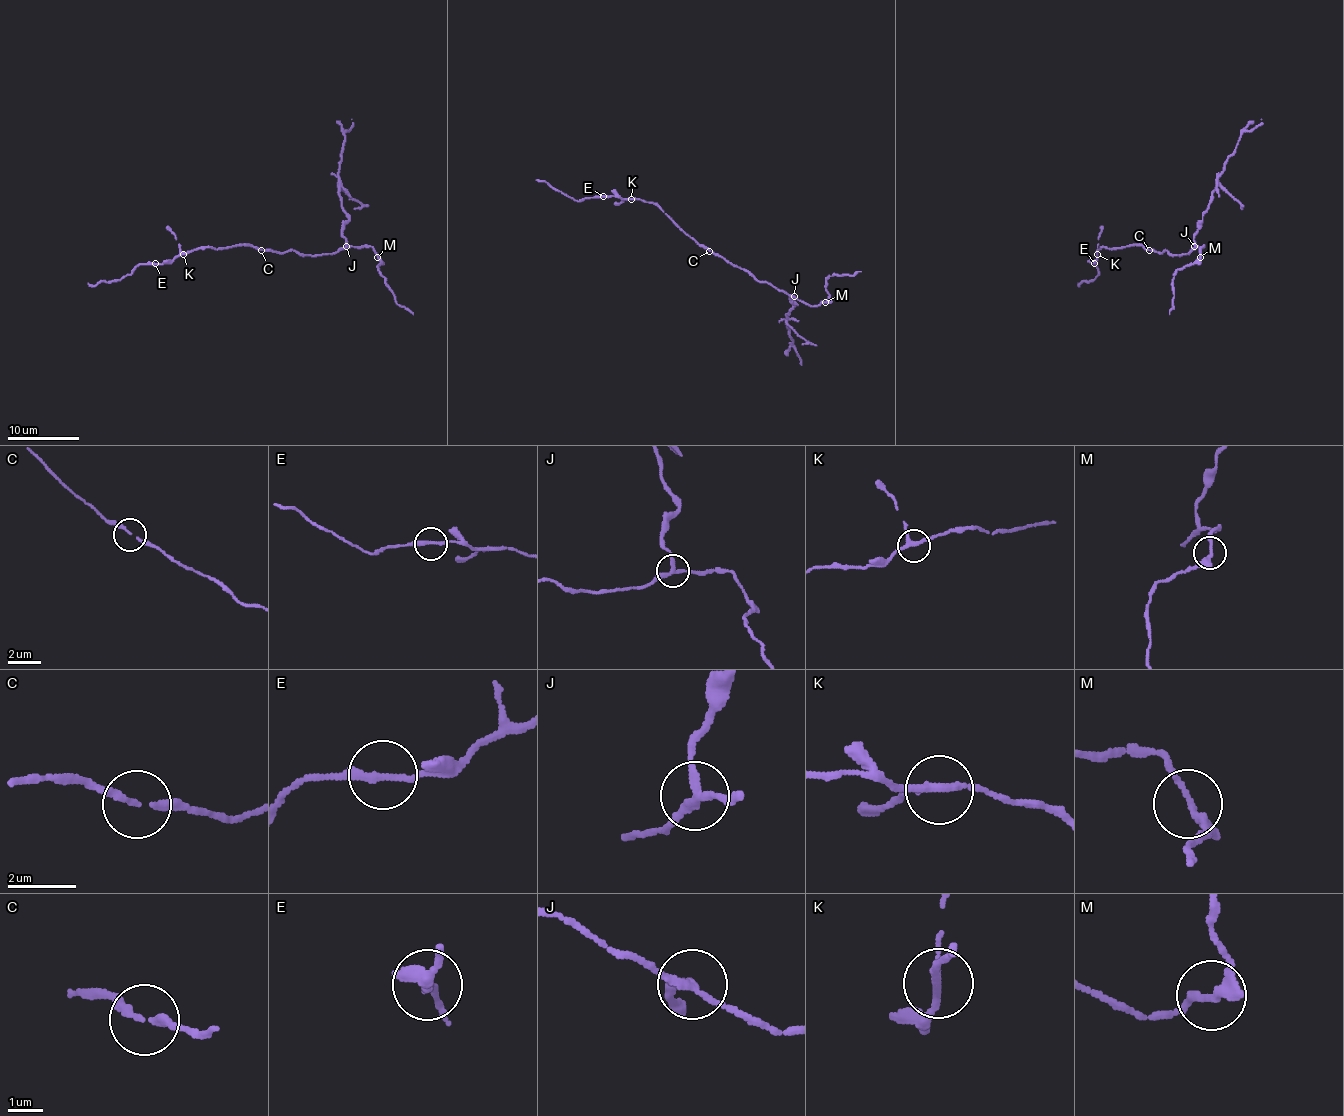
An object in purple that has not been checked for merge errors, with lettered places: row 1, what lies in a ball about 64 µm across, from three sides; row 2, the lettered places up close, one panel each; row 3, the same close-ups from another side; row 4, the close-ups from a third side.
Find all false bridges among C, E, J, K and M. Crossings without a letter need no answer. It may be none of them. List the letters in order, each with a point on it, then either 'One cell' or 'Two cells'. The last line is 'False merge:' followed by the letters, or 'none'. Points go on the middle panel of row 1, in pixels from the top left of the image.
C: Place: (709, 251). One cell
E: Place: (603, 196). One cell
J: Place: (794, 296). Two cells
K: Place: (631, 199). One cell
M: Place: (825, 302). One cell
False merge: J

